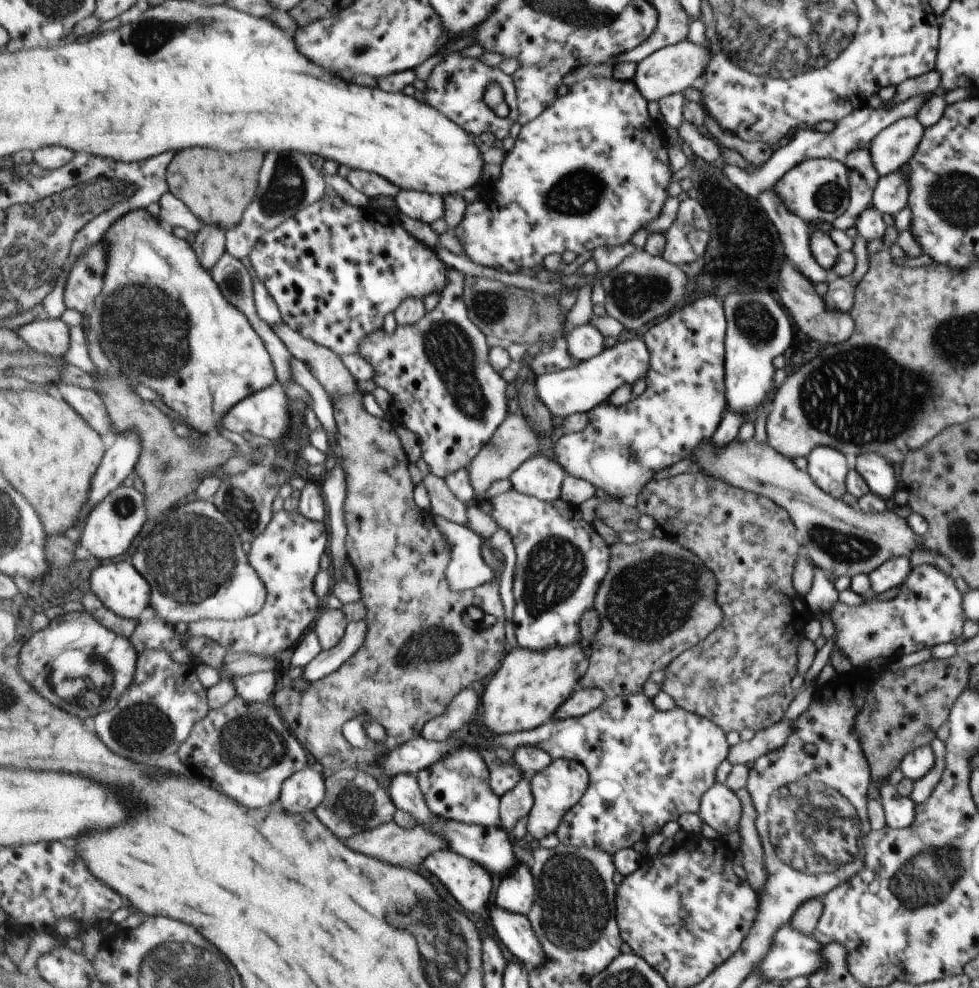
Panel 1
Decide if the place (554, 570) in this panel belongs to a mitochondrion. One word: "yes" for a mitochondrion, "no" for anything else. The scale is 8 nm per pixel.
yes

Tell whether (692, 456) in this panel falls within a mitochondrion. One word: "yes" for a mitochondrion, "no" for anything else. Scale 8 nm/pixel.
no

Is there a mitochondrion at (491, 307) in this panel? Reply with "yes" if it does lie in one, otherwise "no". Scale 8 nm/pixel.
yes

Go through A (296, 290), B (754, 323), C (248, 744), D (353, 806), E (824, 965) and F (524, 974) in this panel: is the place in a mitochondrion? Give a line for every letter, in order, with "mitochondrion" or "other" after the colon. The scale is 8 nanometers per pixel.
A: other
B: mitochondrion
C: mitochondrion
D: mitochondrion
E: other
F: other

